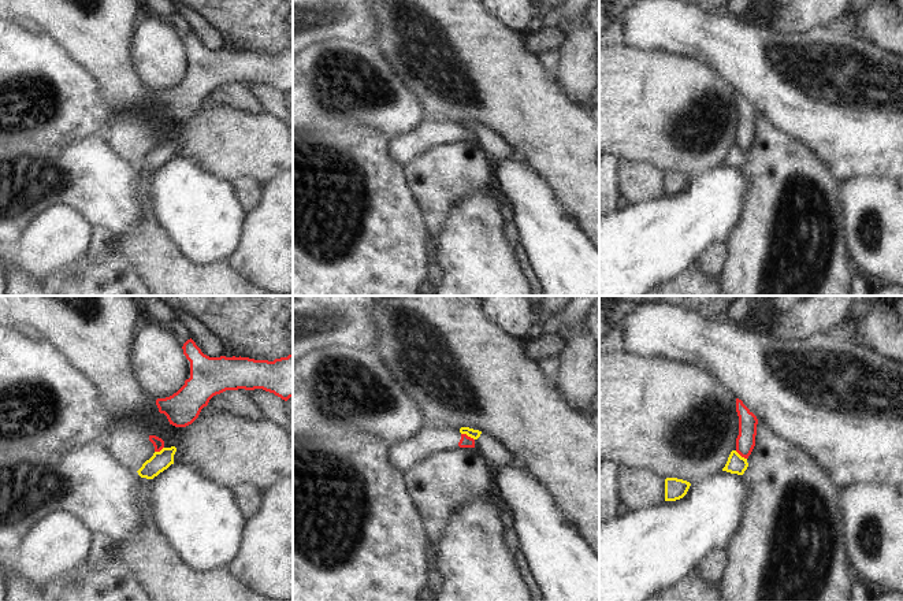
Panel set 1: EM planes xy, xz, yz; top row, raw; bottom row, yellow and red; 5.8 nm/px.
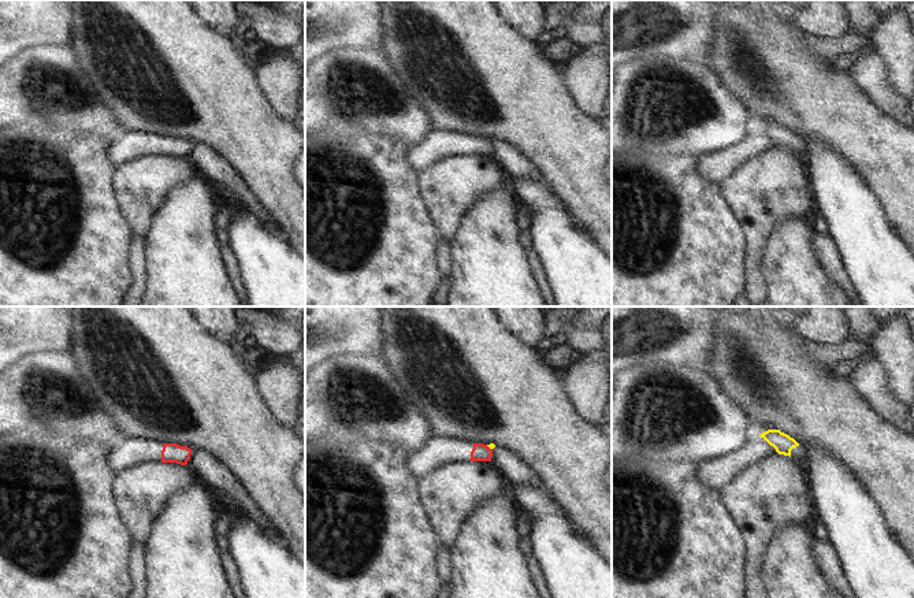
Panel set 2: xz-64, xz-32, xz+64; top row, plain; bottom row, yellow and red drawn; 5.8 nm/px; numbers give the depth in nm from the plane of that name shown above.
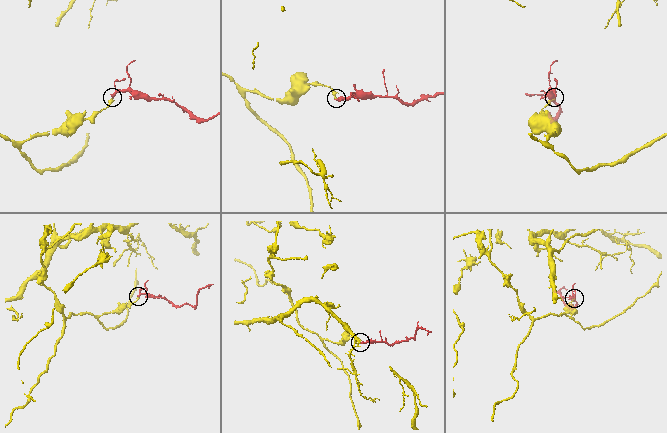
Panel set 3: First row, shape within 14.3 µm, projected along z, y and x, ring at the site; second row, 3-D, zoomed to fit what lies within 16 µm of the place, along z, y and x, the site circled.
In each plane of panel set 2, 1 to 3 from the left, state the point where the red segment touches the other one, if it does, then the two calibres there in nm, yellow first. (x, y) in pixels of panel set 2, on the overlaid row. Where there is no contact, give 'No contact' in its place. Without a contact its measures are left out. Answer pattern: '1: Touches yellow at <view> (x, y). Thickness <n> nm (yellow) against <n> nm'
1: No contact
2: Touches yellow at xz-32 (489, 446). Thickness 30 nm (yellow) against 100 nm
3: No contact.

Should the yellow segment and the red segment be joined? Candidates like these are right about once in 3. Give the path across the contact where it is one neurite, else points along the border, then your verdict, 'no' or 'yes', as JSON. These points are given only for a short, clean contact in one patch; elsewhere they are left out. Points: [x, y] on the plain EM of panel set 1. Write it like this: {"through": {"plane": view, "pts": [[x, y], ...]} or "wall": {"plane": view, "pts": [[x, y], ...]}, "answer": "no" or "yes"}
{"wall": {"plane": "xz", "pts": [[461, 126], [474, 133]]}, "answer": "no"}

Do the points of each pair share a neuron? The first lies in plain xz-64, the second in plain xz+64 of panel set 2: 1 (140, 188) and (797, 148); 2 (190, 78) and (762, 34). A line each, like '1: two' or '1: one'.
1: two
2: one

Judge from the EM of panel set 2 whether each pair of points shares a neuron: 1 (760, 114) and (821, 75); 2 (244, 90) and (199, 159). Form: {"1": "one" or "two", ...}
{"1": "one", "2": "two"}

